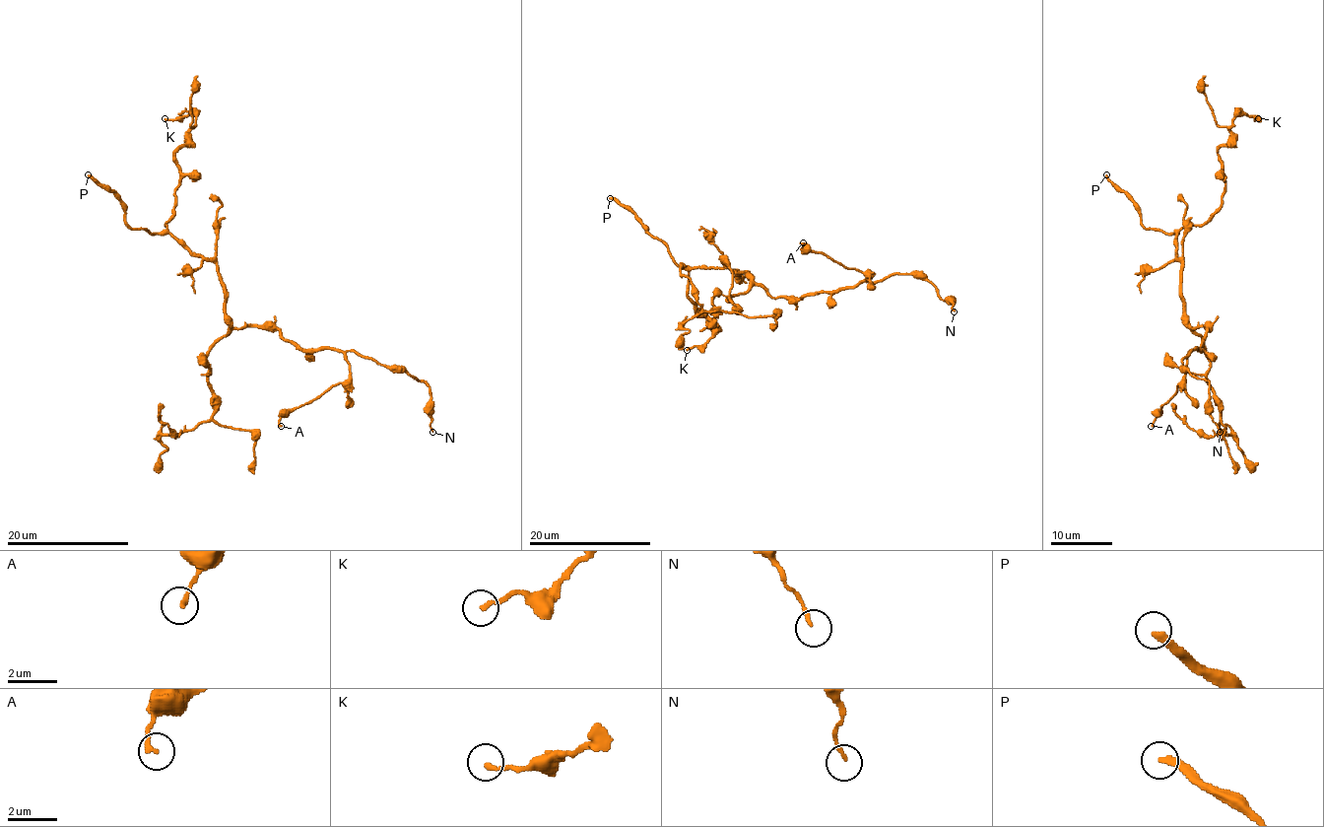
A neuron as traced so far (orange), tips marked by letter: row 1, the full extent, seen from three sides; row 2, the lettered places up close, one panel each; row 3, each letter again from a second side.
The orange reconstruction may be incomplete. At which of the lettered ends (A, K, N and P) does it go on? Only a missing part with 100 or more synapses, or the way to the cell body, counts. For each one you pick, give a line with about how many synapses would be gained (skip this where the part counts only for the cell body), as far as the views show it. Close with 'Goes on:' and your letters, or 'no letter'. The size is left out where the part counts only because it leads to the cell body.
P: 300 synapses
Goes on: P

